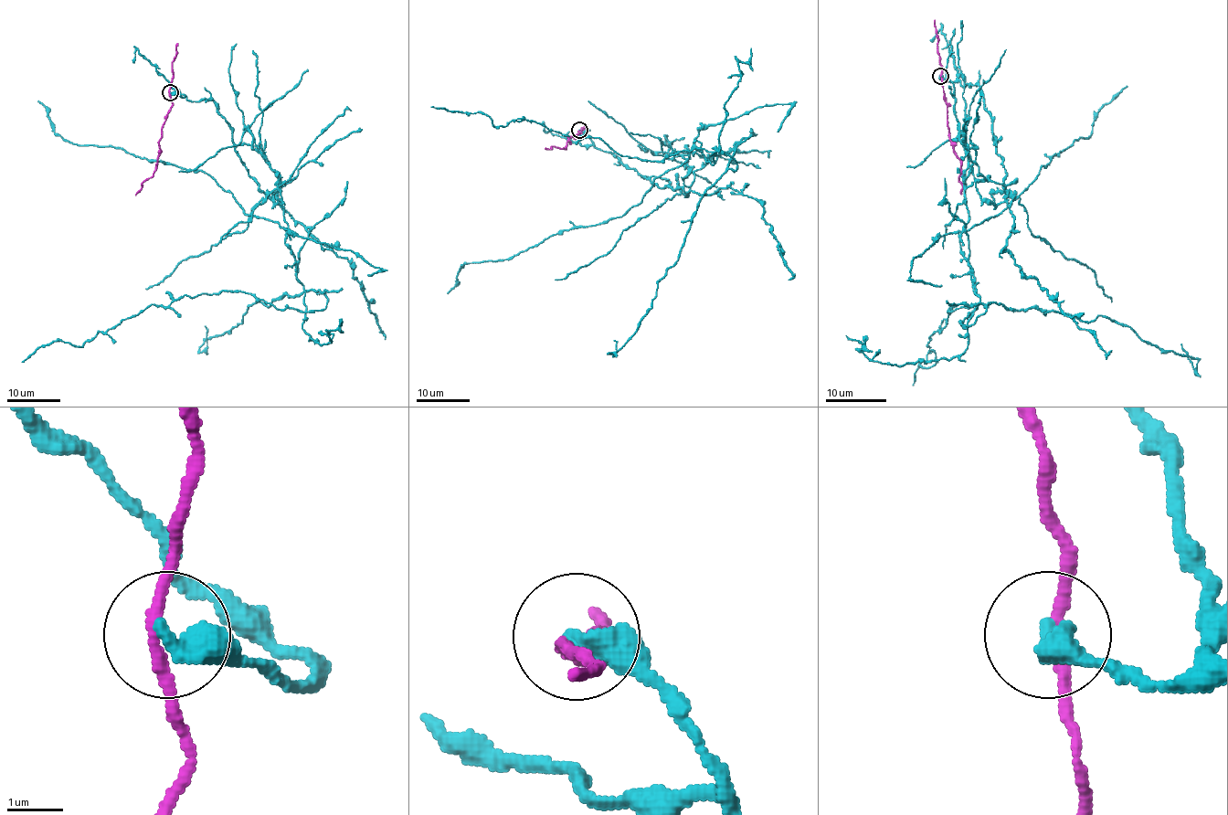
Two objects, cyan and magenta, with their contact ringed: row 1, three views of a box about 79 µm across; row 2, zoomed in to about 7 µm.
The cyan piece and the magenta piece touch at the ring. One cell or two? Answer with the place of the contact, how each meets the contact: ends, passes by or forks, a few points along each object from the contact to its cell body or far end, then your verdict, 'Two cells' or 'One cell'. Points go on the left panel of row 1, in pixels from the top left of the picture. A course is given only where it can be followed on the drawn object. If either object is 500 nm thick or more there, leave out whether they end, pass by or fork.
Place: (170, 92). At the ring cyan ends. At the ring magenta passes by. Course of cyan: (170, 92), (214, 101), (275, 204), (280, 186), (306, 310), (250, 293), (184, 295), (22, 362). Course of magenta: (170, 92), (173, 107), (166, 117), (155, 171), (135, 195). Two cells

